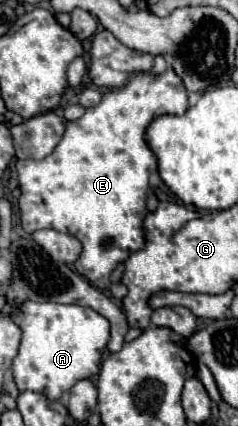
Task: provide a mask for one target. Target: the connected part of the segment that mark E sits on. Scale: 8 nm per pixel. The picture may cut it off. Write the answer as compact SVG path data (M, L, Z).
M166 70L164 74L136 74L124 88L110 90L102 96L98 106L86 108L86 114L78 120L66 124L66 132L54 152L38 162L18 160L18 184L20 184L20 222L22 228L32 234L42 228L52 228L64 234L70 234L80 240L82 254L76 260L74 268L80 276L84 276L98 290L110 288L112 270L124 262L130 252L144 248L144 216L146 210L146 190L148 178L156 172L158 162L154 152L146 142L146 128L158 116L172 114L180 116L188 108L186 88L182 80L174 74L174 70Z

